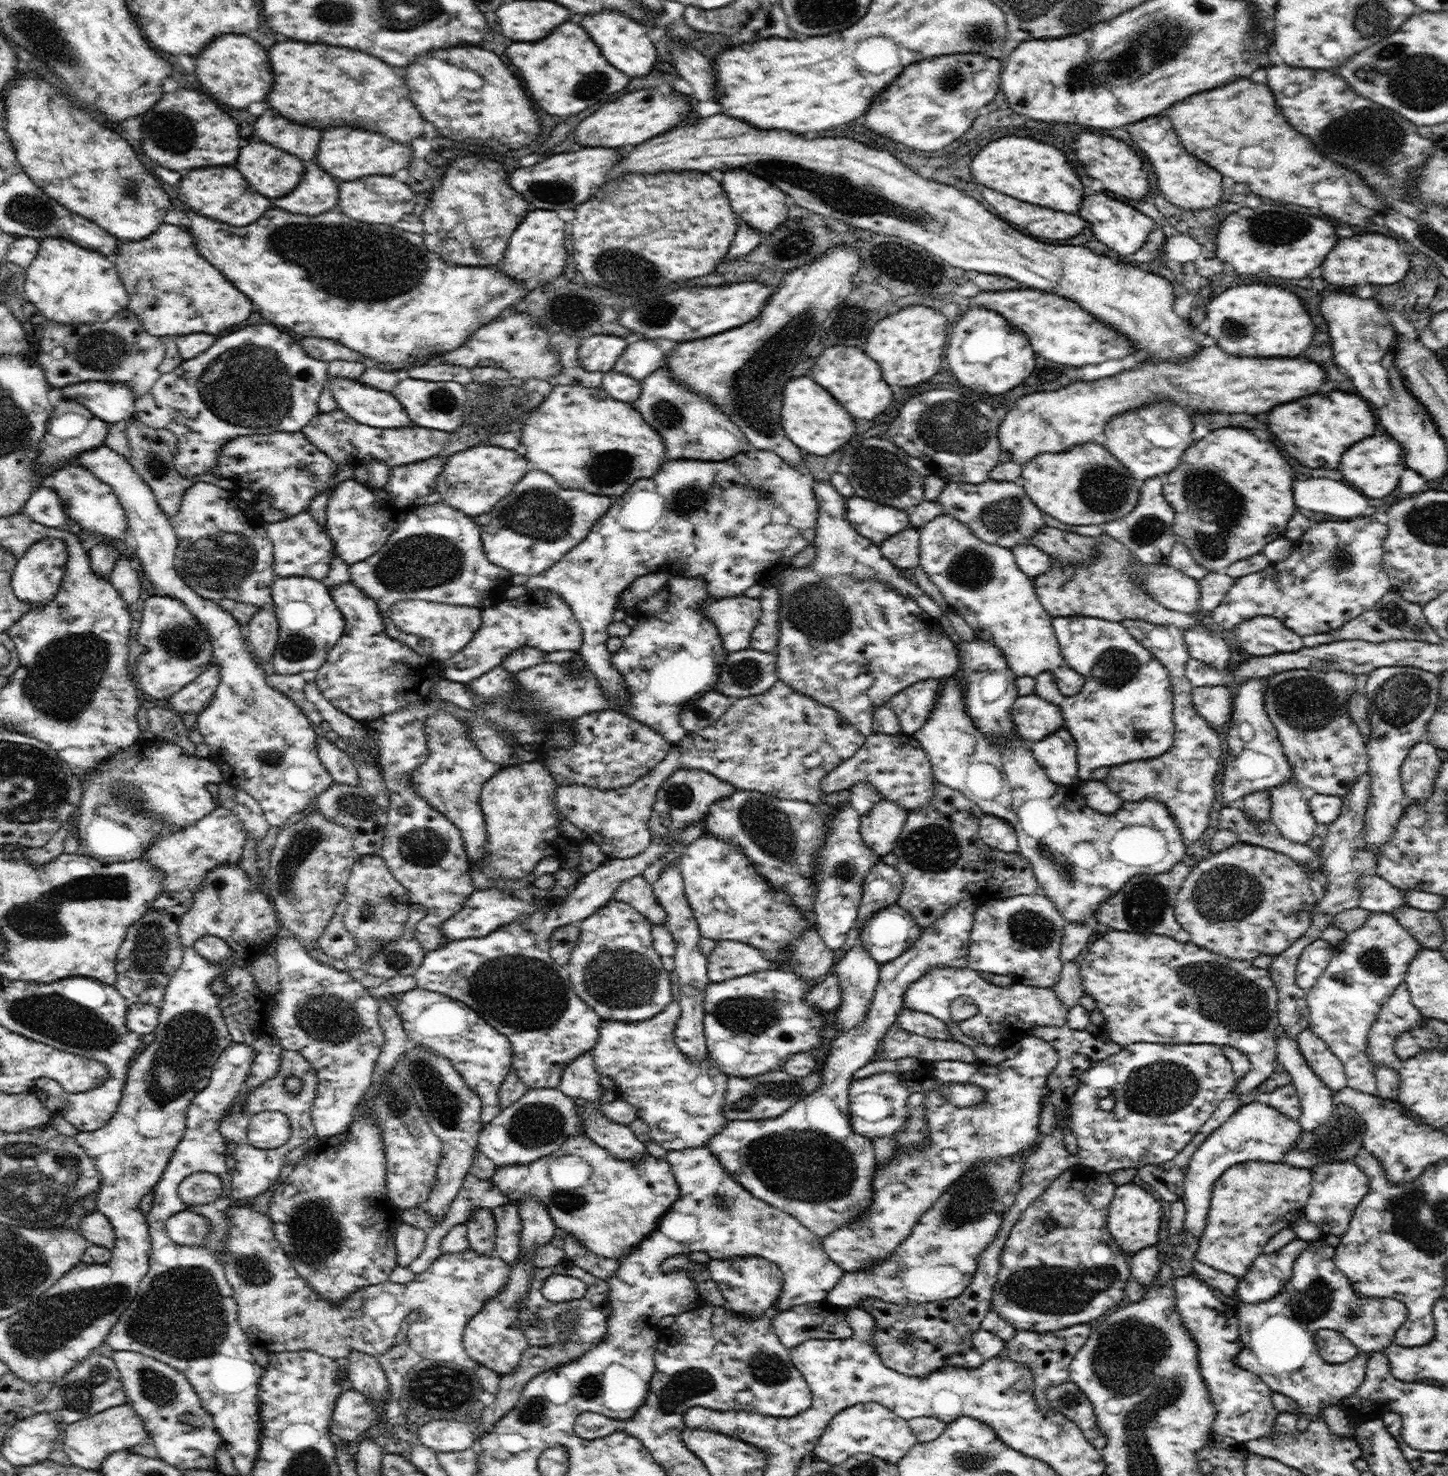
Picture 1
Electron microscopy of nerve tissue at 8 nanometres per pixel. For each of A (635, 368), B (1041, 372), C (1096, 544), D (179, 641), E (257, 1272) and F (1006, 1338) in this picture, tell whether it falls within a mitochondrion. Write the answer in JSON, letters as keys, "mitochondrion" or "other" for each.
{"A":"other","B":"other","C":"other","D":"mitochondrion","E":"mitochondrion","F":"other"}

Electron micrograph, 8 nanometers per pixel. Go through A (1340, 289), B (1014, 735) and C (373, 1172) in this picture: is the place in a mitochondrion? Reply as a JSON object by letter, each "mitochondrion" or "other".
{"A":"other","B":"other","C":"other"}

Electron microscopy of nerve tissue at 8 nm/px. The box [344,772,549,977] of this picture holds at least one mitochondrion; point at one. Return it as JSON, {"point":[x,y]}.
{"point":[421,847]}

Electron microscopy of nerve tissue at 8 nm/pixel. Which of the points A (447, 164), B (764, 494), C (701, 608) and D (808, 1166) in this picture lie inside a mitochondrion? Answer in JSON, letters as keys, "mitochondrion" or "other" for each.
{"A":"other","B":"mitochondrion","C":"other","D":"mitochondrion"}

